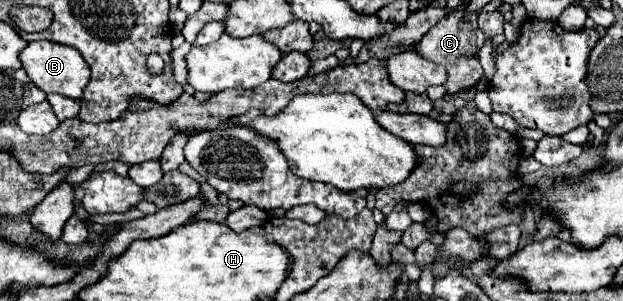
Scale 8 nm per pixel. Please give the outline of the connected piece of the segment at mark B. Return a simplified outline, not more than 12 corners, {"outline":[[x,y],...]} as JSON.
{"outline":[[29,42],[27,76],[45,94],[81,98],[89,64],[71,46]]}

